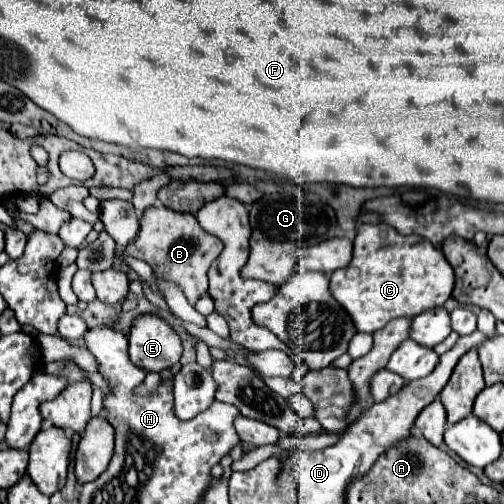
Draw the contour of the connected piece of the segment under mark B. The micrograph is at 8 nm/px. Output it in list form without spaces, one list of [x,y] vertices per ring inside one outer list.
[[[146,208],[140,220],[140,232],[132,244],[126,246],[124,254],[140,258],[152,266],[158,278],[174,282],[190,304],[196,304],[208,292],[208,268],[220,256],[222,242],[206,234],[192,214],[172,212],[168,208]]]

